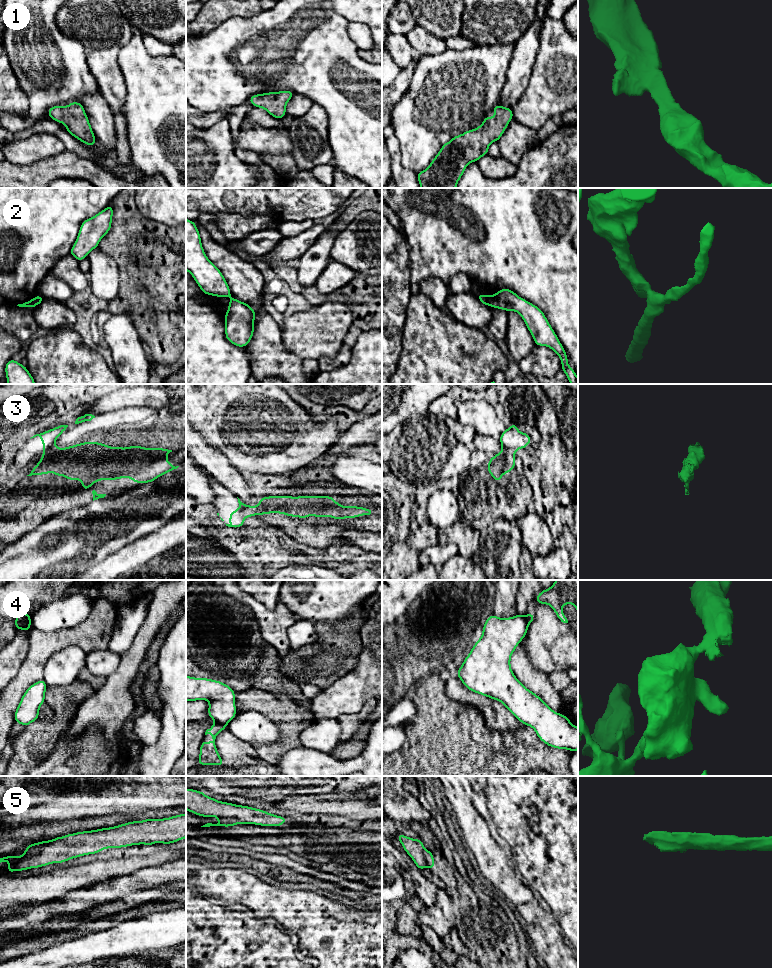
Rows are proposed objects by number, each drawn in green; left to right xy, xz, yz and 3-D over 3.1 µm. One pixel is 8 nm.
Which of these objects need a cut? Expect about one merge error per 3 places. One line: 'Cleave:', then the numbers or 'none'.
Cleave: 2, 3, 4, 5

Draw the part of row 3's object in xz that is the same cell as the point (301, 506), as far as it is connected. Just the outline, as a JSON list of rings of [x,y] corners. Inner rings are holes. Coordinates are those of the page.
[[[267,496],[261,497],[258,506],[243,503],[245,517],[278,513],[303,519],[313,517],[331,517],[336,520],[358,518],[361,515],[374,515],[372,509],[359,506],[342,506],[333,496]]]

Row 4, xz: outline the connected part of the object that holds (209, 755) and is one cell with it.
[[[214,723],[210,726],[211,729],[207,729],[205,735],[211,734],[213,741],[208,743],[205,739],[202,741],[200,750],[199,750],[199,760],[197,765],[219,765],[224,766],[224,761],[220,757],[217,748],[216,748],[216,736],[218,733],[226,729],[224,725]]]

